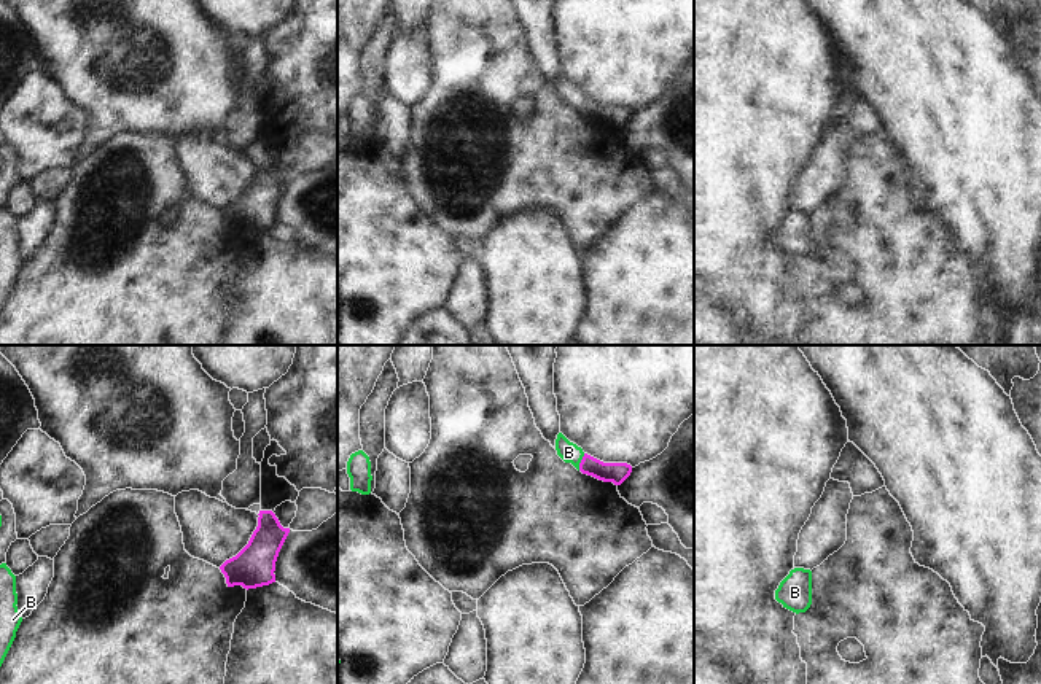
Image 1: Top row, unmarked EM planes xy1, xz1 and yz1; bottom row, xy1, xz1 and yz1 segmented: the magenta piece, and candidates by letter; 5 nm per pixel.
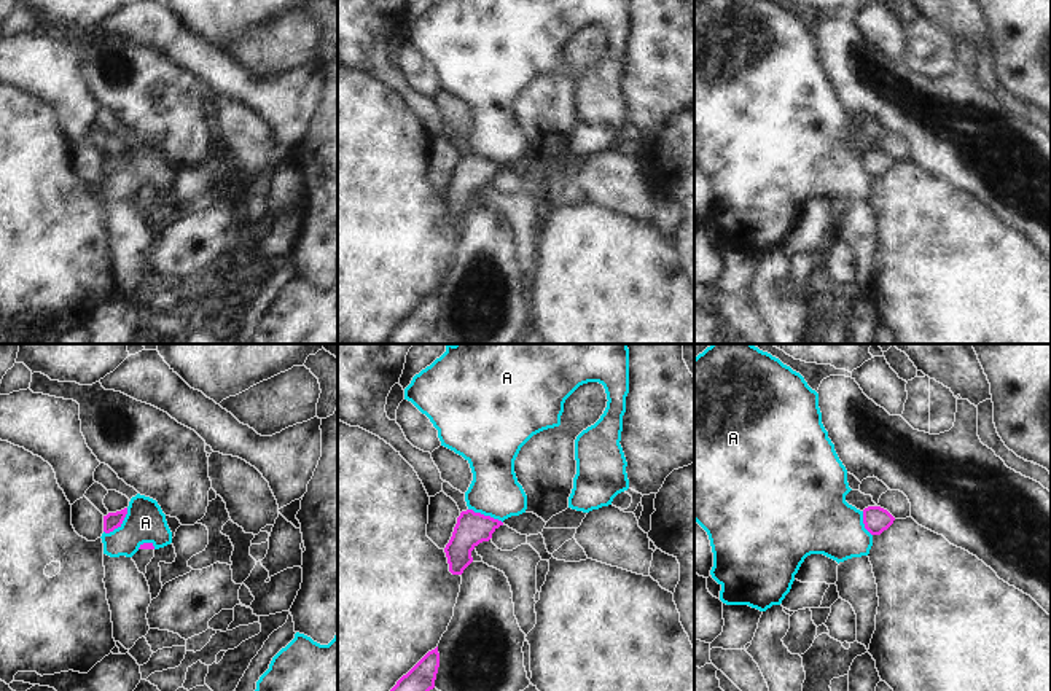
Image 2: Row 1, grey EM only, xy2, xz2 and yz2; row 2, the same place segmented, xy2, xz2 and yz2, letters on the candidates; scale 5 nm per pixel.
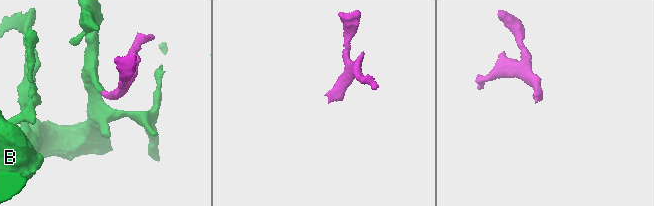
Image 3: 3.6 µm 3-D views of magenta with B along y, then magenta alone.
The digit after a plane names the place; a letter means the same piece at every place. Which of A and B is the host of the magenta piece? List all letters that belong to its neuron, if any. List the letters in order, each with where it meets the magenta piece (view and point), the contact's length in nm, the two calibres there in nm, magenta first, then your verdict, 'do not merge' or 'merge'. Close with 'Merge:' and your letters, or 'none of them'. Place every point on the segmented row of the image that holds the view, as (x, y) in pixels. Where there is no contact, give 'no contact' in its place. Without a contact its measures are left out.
A: contact xy2 (120, 524); length 180 nm; calibres 90 and 200 nm; do not merge
B: contact xz1 (581, 462); length 90 nm; calibres 110 and 100 nm; merge
Merge: B

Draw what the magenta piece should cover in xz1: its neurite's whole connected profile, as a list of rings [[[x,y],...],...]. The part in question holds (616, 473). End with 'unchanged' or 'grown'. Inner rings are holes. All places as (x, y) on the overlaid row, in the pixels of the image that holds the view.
[[[562,433],[557,434],[556,450],[565,463],[571,463],[583,474],[603,482],[621,485],[632,472],[632,466],[627,463],[603,463],[584,453],[581,447],[570,442]]]; grown

